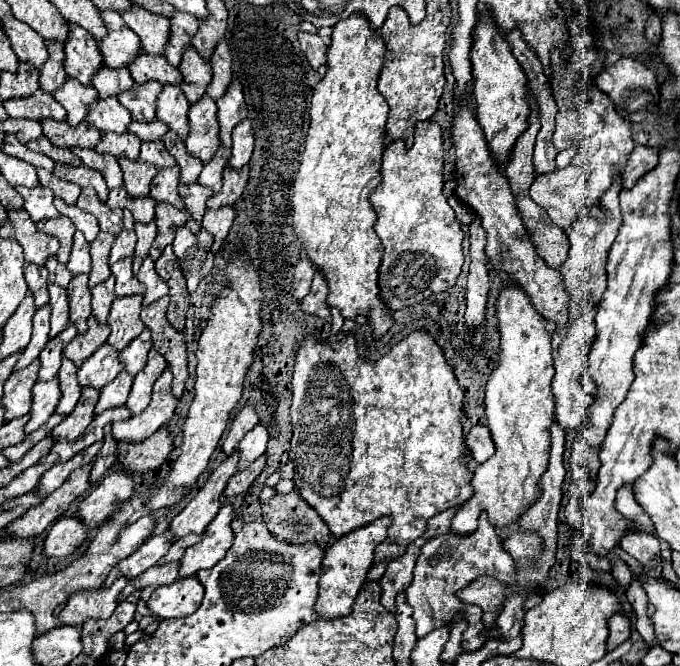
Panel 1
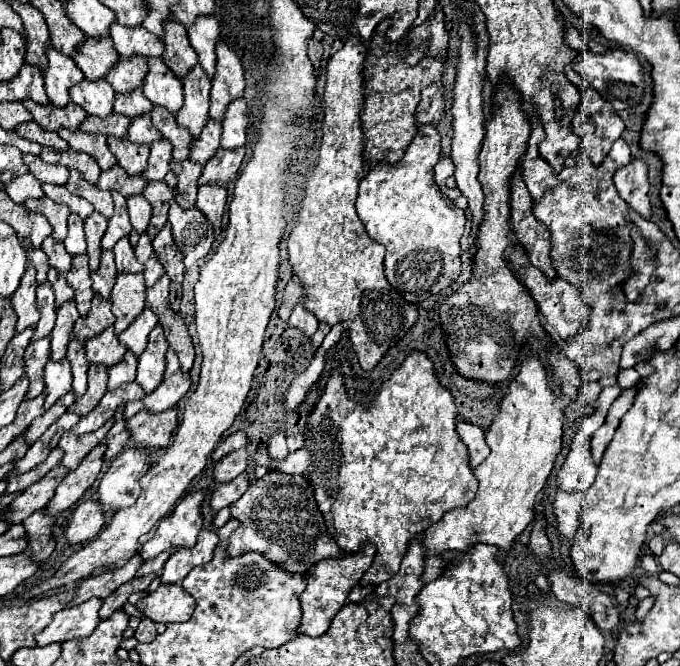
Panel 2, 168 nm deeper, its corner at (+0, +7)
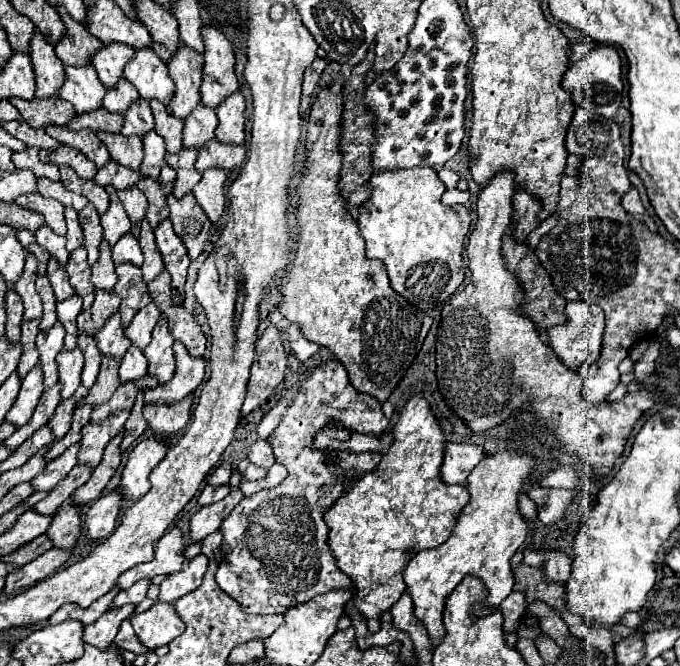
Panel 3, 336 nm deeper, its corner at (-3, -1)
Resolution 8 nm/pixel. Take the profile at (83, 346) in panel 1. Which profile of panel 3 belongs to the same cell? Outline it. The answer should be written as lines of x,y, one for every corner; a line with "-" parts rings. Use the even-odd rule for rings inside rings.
96,291
96,299
94,299
92,307
78,315
78,331
94,337
94,333
98,333
98,329
102,329
102,325
118,311
118,307
120,307
120,301
114,291
110,291
110,293

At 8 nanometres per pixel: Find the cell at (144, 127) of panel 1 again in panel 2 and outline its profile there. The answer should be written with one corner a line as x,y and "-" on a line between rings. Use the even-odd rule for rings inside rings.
133,89
131,93
115,93
115,105
113,111
115,113
123,113
129,119
141,115
141,113
151,113
153,105
151,101
147,101
147,97
143,97
141,89

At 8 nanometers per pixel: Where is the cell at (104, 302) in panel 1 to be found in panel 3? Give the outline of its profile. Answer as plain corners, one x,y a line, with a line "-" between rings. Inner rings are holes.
106,241
100,245
100,259
92,265
92,285
102,291
112,291
116,283
116,271
112,261
112,251

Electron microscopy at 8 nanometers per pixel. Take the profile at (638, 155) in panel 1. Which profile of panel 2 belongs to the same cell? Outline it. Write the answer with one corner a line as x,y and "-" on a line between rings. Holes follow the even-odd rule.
633,159
629,165
621,167
615,173
615,189
627,205
637,211
641,217
651,217
651,205
649,205
649,181
647,181
647,165
639,159

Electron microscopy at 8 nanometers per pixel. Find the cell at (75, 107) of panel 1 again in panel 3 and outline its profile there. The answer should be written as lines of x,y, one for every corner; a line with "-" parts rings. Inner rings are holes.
38,31
32,37
30,57
36,73
36,97
38,99
54,97
66,81
64,63
56,57
54,47

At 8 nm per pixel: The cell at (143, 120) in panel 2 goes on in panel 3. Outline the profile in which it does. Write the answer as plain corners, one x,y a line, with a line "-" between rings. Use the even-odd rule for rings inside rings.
140,97
124,115
122,135
126,135
126,137
132,137
132,135
144,137
150,129
154,129
152,109
150,109
150,103

